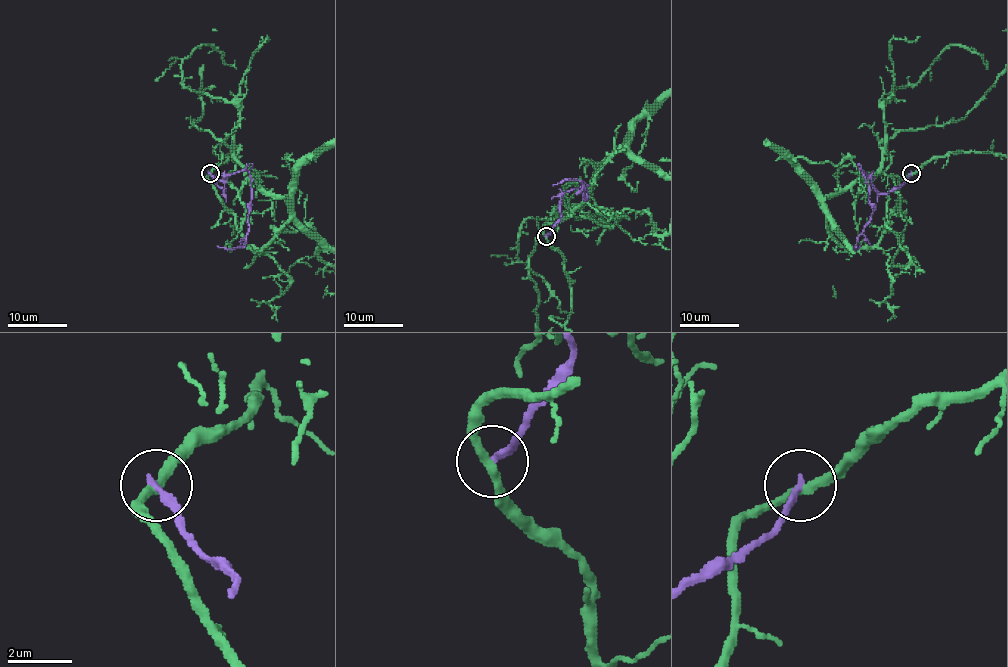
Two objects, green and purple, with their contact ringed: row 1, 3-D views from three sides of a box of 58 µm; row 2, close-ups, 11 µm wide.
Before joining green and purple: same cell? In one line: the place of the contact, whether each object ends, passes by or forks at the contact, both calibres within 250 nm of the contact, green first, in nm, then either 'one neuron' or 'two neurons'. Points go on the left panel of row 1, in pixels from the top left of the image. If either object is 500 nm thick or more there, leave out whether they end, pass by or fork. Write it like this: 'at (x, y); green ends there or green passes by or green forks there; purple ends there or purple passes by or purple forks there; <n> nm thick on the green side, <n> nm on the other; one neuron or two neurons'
at (210, 173); green passes by; purple ends there; 280 nm thick on the green side, 240 nm on the other; two neurons

